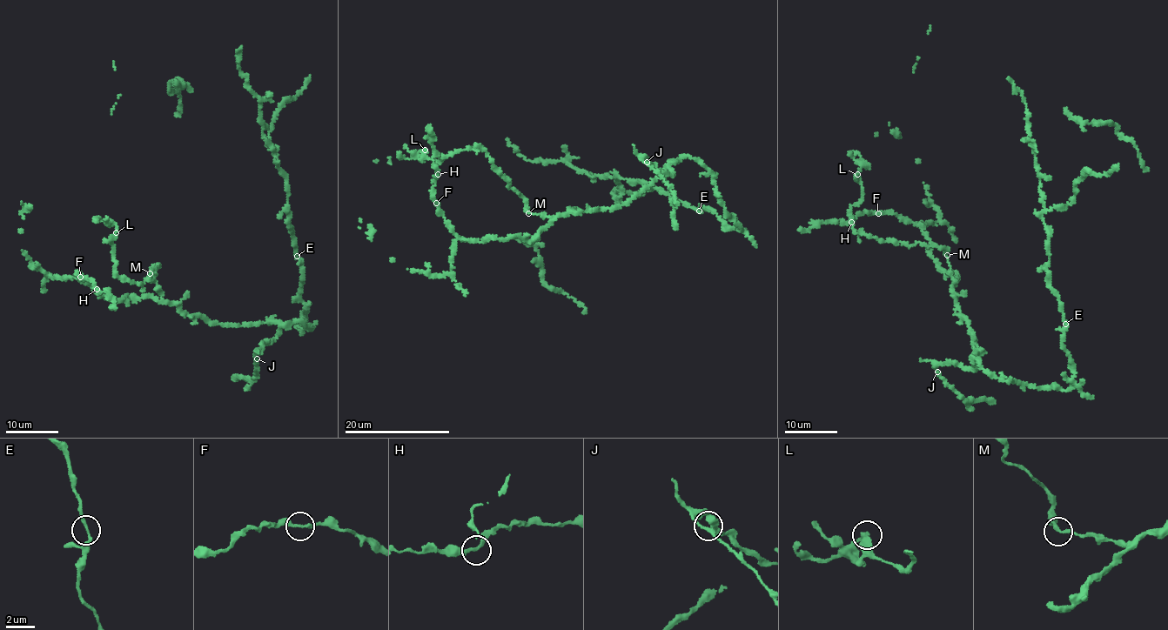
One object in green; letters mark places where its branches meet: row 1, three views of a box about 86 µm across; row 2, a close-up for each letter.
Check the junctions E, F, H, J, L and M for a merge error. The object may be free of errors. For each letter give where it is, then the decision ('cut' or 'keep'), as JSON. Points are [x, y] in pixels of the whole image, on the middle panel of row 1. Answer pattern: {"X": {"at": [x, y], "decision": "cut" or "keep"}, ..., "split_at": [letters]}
{"E": {"at": [699, 211], "decision": "keep"}, "F": {"at": [436, 203], "decision": "keep"}, "H": {"at": [438, 174], "decision": "keep"}, "J": {"at": [647, 162], "decision": "keep"}, "L": {"at": [425, 150], "decision": "keep"}, "M": {"at": [528, 213], "decision": "keep"}, "split_at": []}

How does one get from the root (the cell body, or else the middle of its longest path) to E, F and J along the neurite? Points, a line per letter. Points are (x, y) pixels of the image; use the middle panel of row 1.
E: (706, 168), (713, 176), (719, 203), (740, 230), (736, 224), (733, 227), (725, 224), (708, 208), (699, 210)
F: (706, 168), (688, 157), (669, 163), (627, 202), (558, 216), (525, 241), (520, 236), (463, 240), (436, 203)
J: (706, 168), (688, 157), (668, 164), (674, 173), (667, 177), (647, 157), (641, 159), (647, 162)

